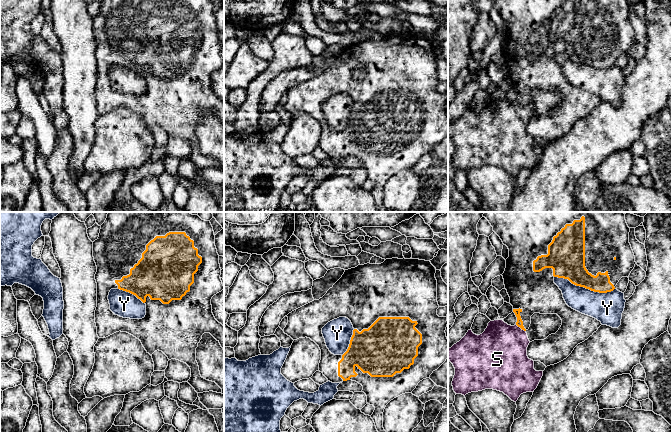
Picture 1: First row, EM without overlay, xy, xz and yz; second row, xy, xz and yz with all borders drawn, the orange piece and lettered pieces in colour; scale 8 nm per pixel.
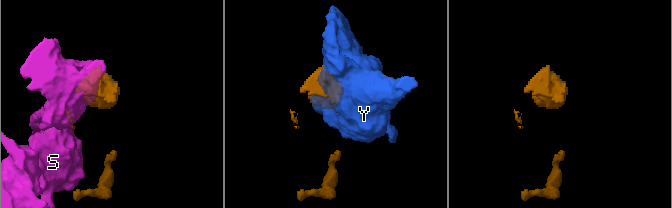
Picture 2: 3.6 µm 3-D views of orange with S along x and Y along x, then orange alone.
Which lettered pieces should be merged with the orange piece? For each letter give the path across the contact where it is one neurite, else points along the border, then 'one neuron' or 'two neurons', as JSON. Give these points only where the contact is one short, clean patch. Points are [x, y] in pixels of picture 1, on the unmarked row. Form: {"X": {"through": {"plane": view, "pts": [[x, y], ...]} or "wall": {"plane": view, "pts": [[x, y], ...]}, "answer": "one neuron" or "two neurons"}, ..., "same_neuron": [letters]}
{"S": {"wall": {"plane": "yz", "pts": [[516, 100], [525, 107]]}, "answer": "two neurons"}, "Y": {"answer": "two neurons"}, "same_neuron": []}

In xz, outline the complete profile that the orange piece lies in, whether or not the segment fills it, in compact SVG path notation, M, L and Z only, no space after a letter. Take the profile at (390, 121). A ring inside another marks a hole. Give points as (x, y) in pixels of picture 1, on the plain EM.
M386 35L381 40L364 40L358 41L355 44L345 46L342 53L330 64L327 69L319 76L314 76L287 91L288 99L284 104L284 109L290 112L293 116L299 114L310 114L314 117L321 126L321 136L319 139L319 147L332 159L340 159L342 157L352 156L356 157L363 162L362 168L367 172L367 179L373 181L375 186L371 191L379 212L399 212L395 210L388 209L383 204L383 188L386 181L394 174L405 170L411 169L418 159L423 155L429 154L430 151L437 146L448 134L448 114L446 113L446 103L448 101L447 93L439 93L437 91L437 85L439 84L437 78L437 56L435 54L436 44L431 40L430 37L419 36L419 35ZM339 93L348 94L353 101L353 111L350 116L349 123L343 131L332 130L326 122L325 115L322 110L322 104L330 97L337 95Z

